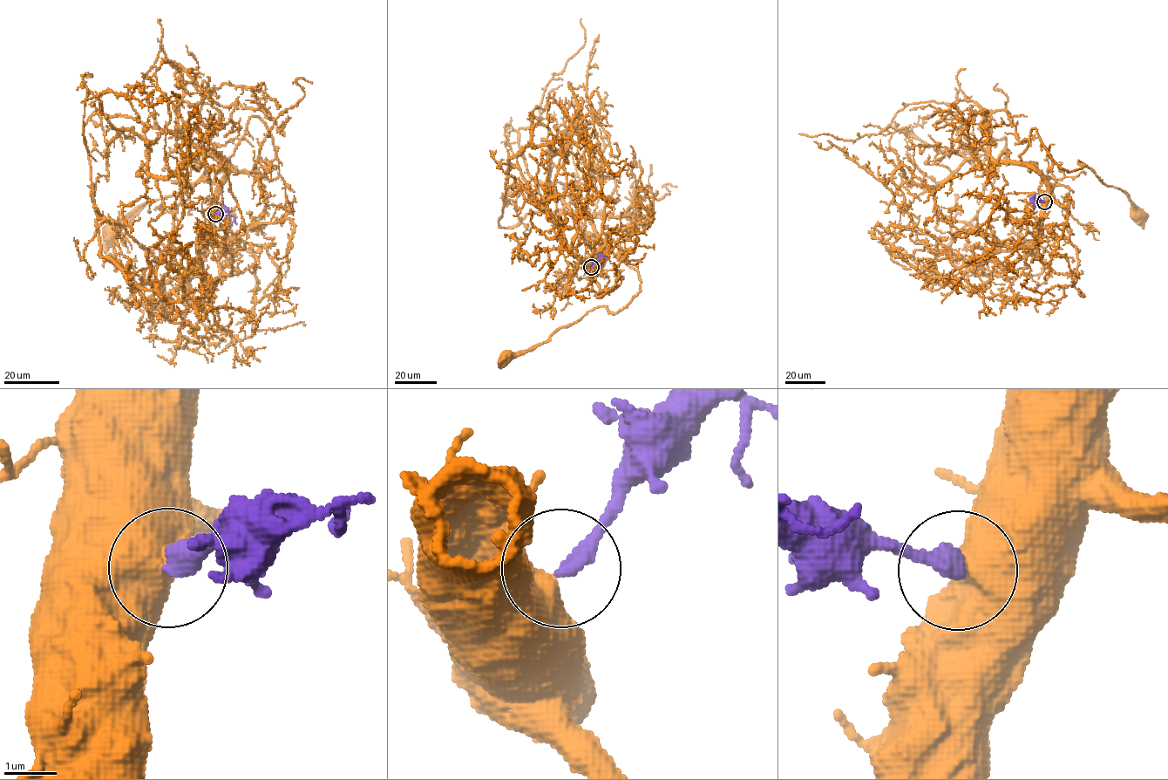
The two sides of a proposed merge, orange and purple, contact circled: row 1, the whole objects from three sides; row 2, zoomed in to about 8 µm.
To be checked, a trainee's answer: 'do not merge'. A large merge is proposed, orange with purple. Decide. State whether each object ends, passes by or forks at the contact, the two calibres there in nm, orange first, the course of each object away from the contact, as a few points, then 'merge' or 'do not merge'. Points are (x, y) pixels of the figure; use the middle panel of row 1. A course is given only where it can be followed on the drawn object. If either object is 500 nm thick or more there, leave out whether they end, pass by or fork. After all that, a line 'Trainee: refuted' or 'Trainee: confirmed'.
700 nm thick on the orange side, 360 nm on the other; orange runs (590, 268), (602, 263), (610, 247), (638, 273), (640, 290), (614, 313), (597, 306), (508, 358); purple runs (591, 267), (601, 256), (607, 258); merge
Trainee: refuted

